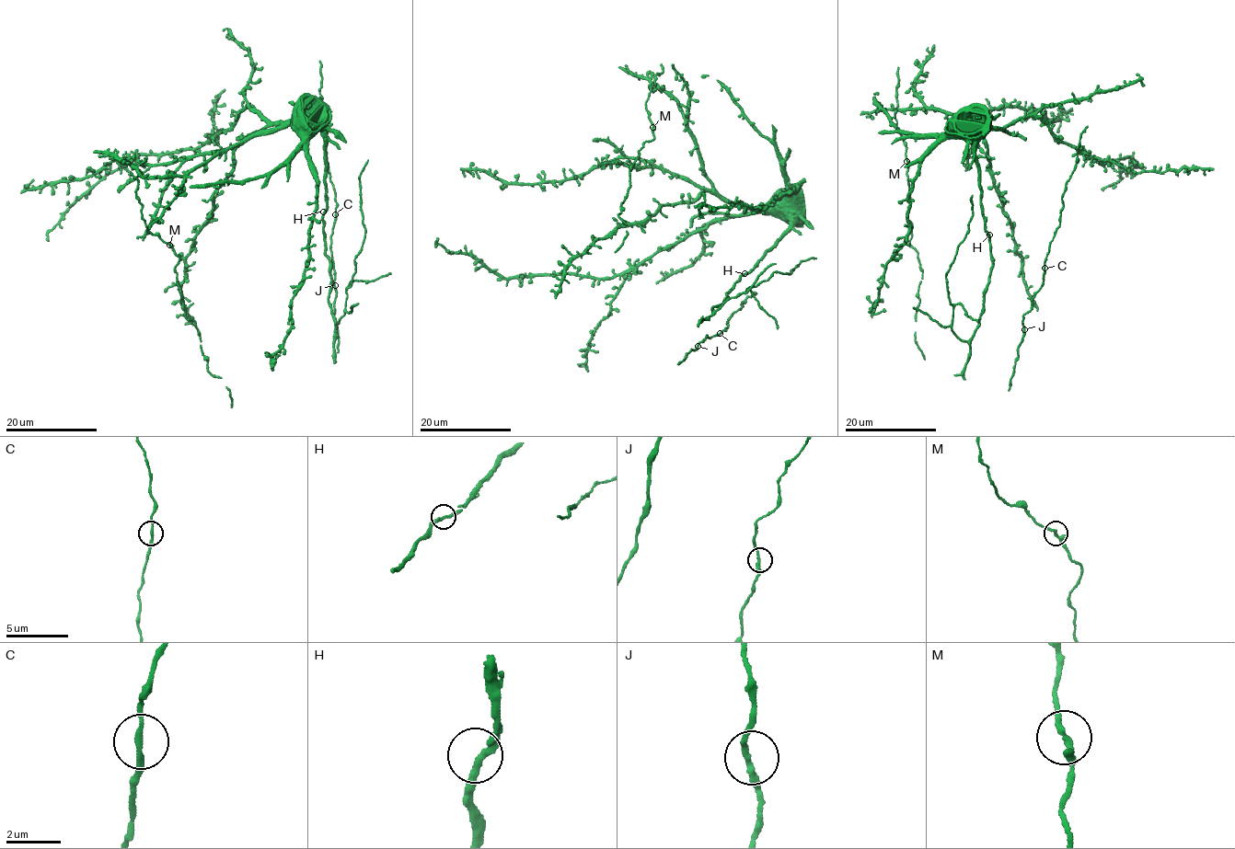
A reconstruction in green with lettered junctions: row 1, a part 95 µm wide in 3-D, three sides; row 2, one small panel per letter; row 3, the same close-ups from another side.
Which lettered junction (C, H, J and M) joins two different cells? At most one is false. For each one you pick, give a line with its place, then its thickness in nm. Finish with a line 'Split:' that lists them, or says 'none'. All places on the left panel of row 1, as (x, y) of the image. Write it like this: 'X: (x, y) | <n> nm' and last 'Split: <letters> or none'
Split: none

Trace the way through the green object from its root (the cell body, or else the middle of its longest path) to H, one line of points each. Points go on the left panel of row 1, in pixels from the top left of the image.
H: (308, 108), (309, 98), (309, 109), (317, 118), (324, 135), (328, 207), (323, 212)

